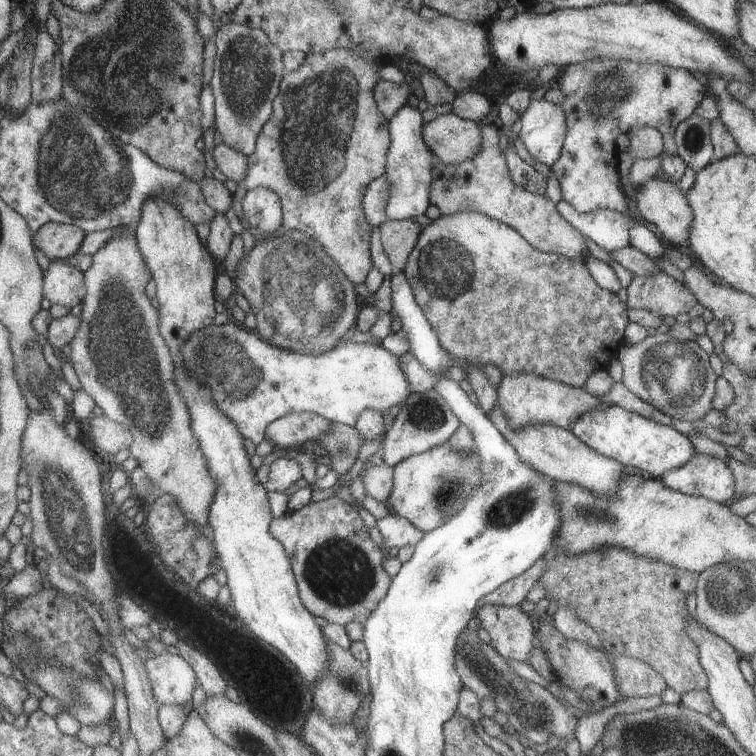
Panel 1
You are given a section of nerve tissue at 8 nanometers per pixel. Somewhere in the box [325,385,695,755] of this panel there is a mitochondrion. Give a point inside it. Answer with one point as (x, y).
(531, 708)

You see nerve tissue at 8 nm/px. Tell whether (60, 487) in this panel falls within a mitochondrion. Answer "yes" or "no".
yes

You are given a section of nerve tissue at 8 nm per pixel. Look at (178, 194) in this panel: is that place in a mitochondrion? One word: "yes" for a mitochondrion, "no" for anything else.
yes

